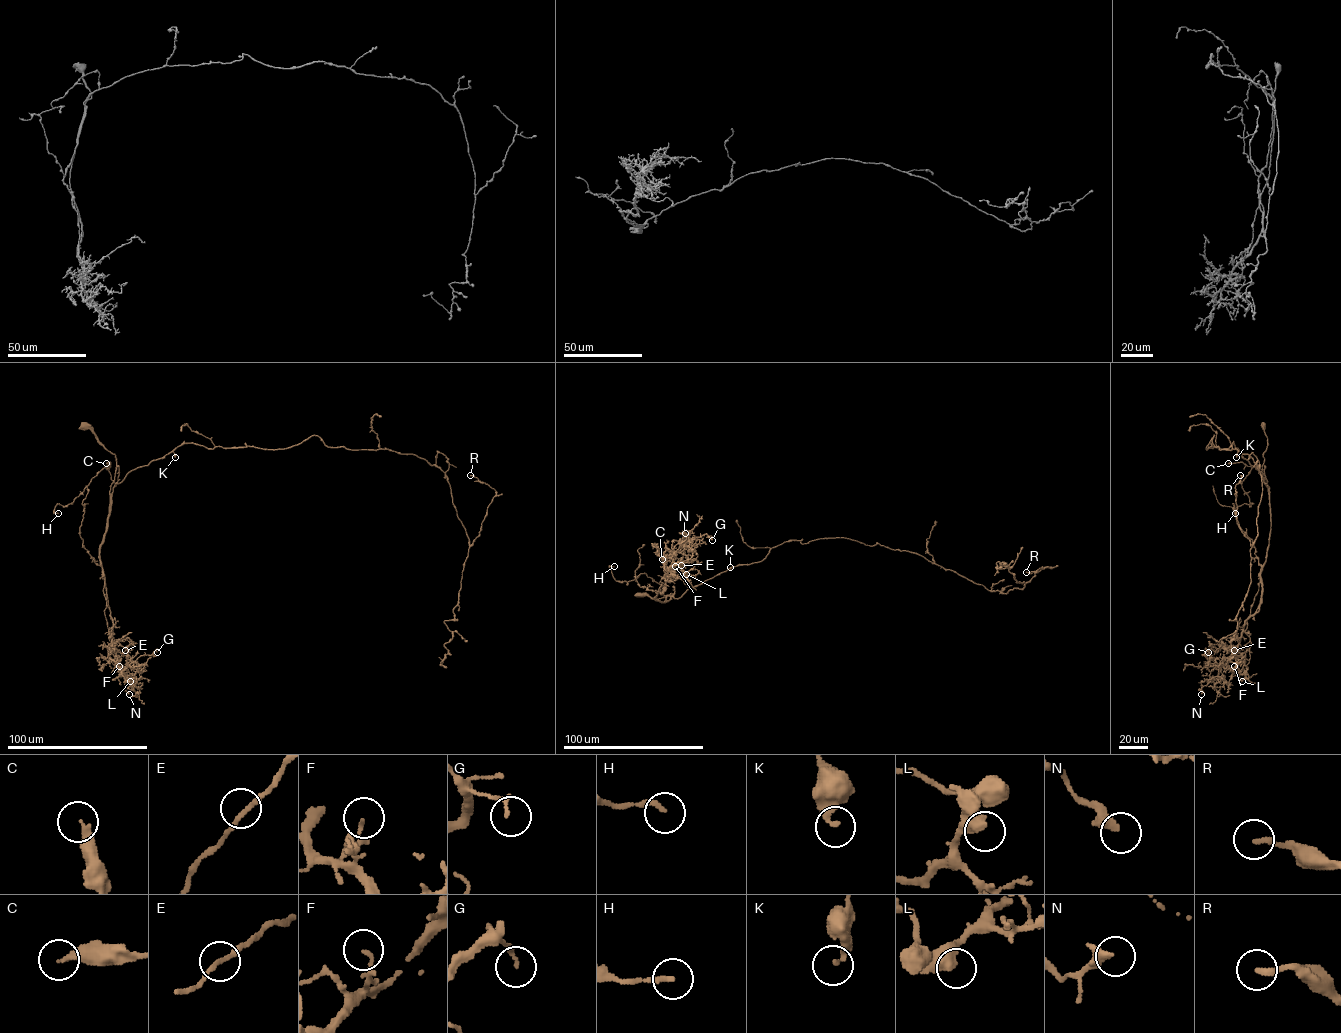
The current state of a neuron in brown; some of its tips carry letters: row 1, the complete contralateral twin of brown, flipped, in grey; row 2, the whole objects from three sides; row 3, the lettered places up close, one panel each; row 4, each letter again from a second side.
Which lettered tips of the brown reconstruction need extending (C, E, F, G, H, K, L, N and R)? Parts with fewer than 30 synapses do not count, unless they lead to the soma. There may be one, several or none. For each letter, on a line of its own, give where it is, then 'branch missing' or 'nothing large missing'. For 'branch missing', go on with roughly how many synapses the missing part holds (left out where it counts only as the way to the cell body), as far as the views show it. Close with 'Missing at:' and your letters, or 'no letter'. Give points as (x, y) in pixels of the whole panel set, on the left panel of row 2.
C: (106, 463) | nothing large missing
E: (125, 650) | nothing large missing
F: (119, 666) | nothing large missing
G: (157, 652) | nothing large missing
H: (58, 513) | nothing large missing
K: (175, 457) | nothing large missing
L: (130, 681) | nothing large missing
N: (129, 694) | nothing large missing
R: (470, 475) | nothing large missing
Missing at: no letter

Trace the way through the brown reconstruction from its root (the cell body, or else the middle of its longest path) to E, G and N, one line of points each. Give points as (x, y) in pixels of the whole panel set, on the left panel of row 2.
E: (83, 426), (116, 458), (99, 562), (112, 621), (112, 641), (128, 637), (132, 642), (125, 650)
G: (83, 426), (116, 458), (106, 527), (99, 551), (112, 621), (109, 656), (123, 670), (140, 656), (157, 652)
N: (83, 426), (116, 458), (99, 562), (112, 621), (109, 656), (128, 681), (124, 690), (129, 694)

